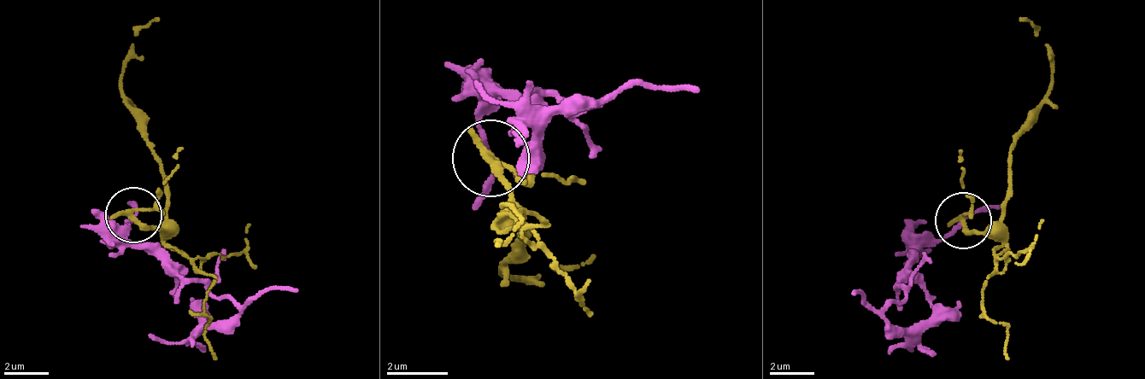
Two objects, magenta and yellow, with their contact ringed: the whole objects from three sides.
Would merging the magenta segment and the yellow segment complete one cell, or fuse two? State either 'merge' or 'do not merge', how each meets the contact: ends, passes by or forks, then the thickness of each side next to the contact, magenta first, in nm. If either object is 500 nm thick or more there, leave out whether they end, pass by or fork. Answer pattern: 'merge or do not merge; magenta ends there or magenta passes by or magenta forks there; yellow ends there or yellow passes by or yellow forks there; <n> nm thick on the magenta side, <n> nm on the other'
do not merge; magenta passes by; yellow passes by; 150 nm thick on the magenta side, 240 nm on the other

